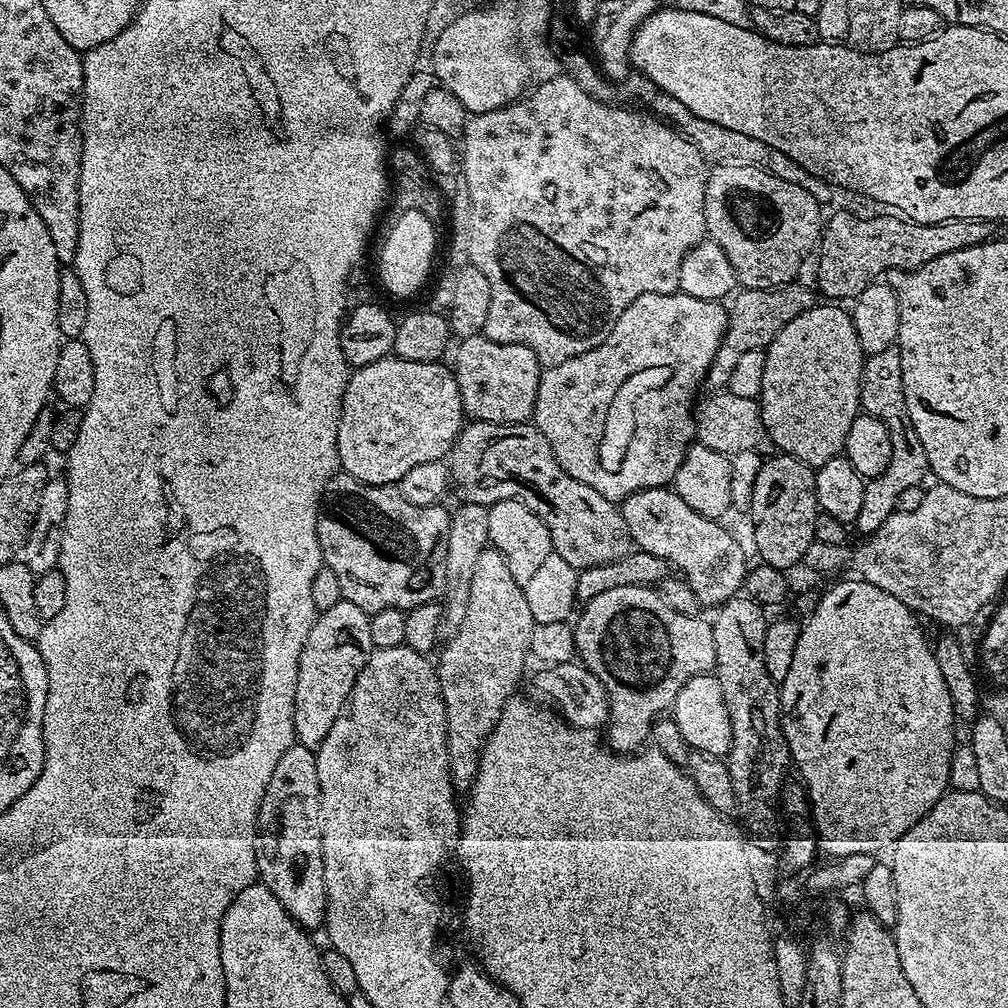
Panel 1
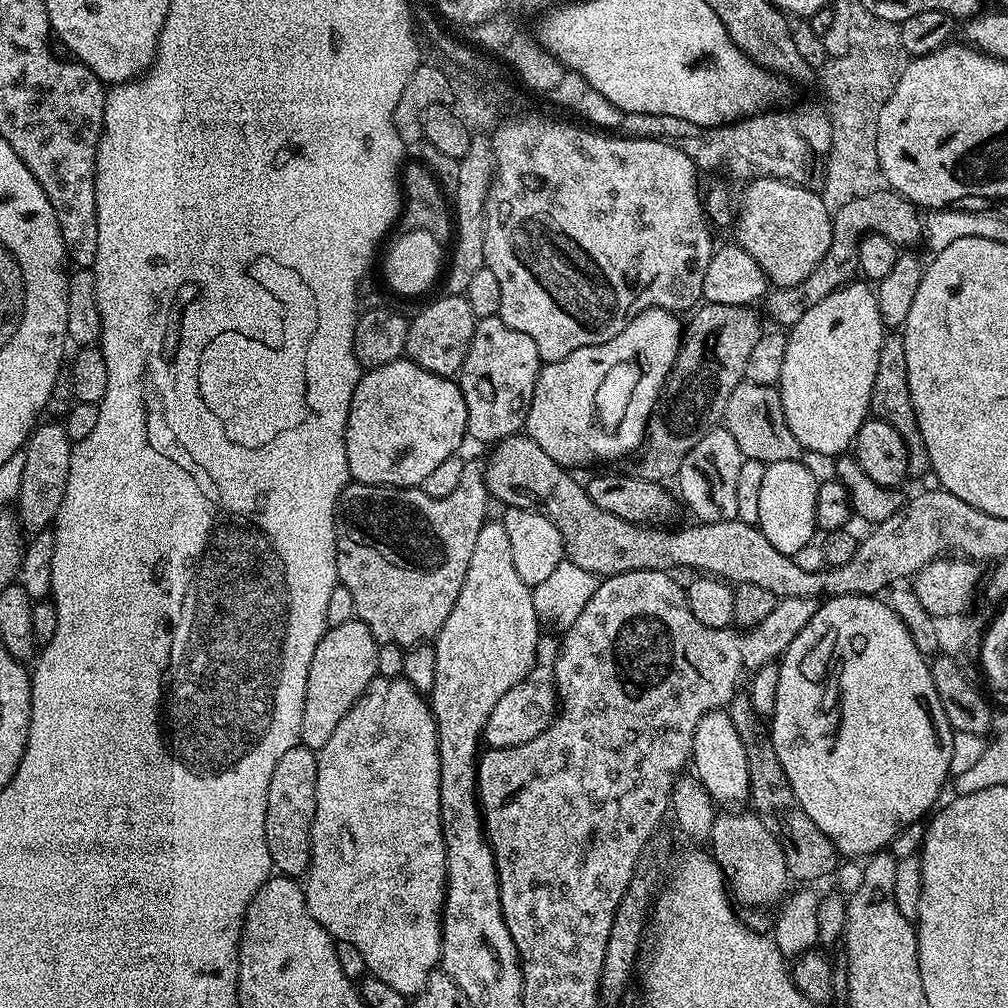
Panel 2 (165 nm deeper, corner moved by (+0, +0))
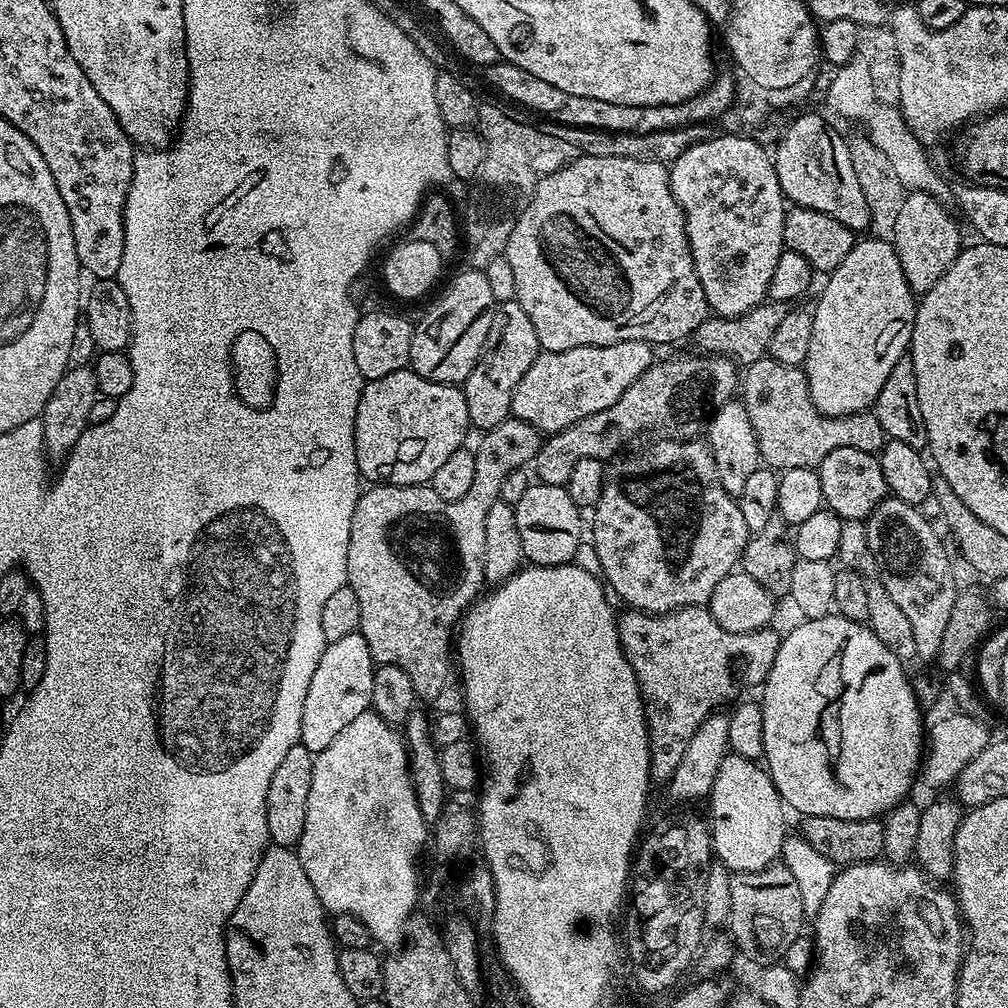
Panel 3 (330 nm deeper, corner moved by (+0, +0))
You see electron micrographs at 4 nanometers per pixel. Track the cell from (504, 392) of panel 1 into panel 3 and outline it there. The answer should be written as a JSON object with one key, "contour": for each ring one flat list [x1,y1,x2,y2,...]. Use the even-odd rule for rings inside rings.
{"contour":[[501,300,496,306,496,317,492,320,492,333,488,336,491,345,481,356,480,361,464,379,462,391,466,398,468,423,473,429,487,430,498,426,512,416,512,399,522,374,534,366,542,351,534,322,530,322,526,310,517,300],[493,347,493,348,492,348]]}

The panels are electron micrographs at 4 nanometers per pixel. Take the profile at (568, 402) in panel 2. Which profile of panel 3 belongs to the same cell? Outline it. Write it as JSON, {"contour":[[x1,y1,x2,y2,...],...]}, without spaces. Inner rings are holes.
{"contour":[[627,340,610,346,578,346,565,352,541,351,540,356,522,374,522,382,518,382,518,390,514,390,512,399,512,416,517,420,534,426,542,434,560,432,566,426,586,418,590,414,598,414,598,410,606,410,622,398,622,394,639,376,654,363,653,345,647,340]]}

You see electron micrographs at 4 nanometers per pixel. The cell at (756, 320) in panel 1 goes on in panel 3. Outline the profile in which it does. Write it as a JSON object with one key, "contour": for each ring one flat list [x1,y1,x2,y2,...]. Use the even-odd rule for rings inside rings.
{"contour":[[695,355,672,356,669,360,657,359,625,390,622,398,618,398,618,402,614,402,614,406,610,406,606,410,598,410,598,414,590,414,586,418,566,426,560,432,551,433,541,443,535,458,530,462,534,476,534,471,536,471,535,479,539,483,550,486,565,486,570,478,570,473,574,471,574,462,578,462,582,458,611,461,613,458,619,457,627,449,624,447,631,440,638,439,643,432,657,432,655,434,657,437,670,440,686,441,699,437,702,429,712,419,713,414,737,395,738,368,727,356]]}

